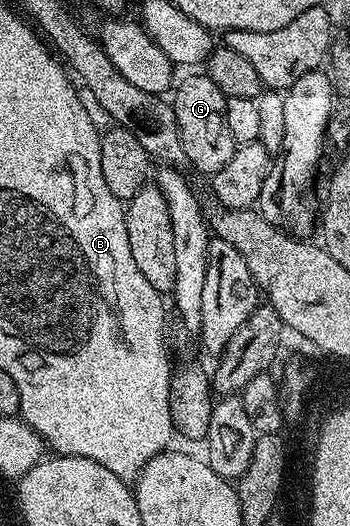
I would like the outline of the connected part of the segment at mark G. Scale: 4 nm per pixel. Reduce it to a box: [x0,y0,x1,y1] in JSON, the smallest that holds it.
[171,74,237,174]

